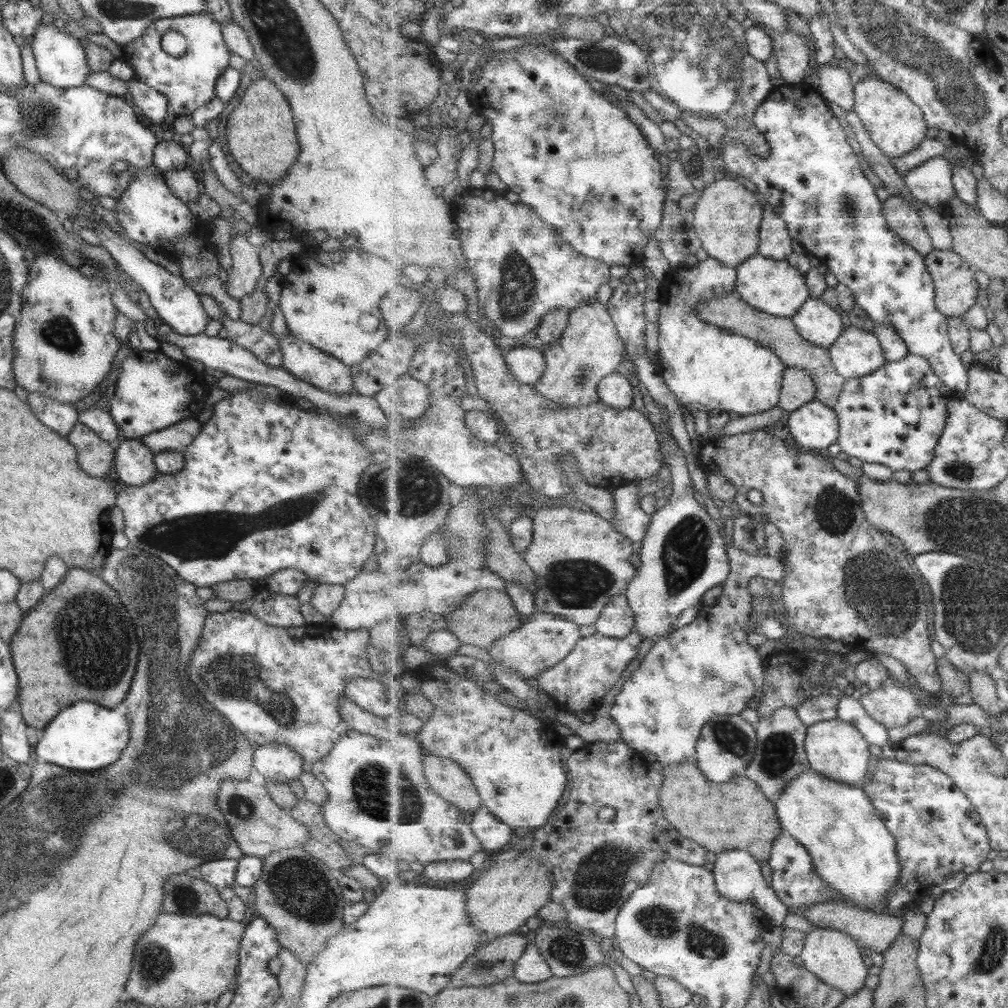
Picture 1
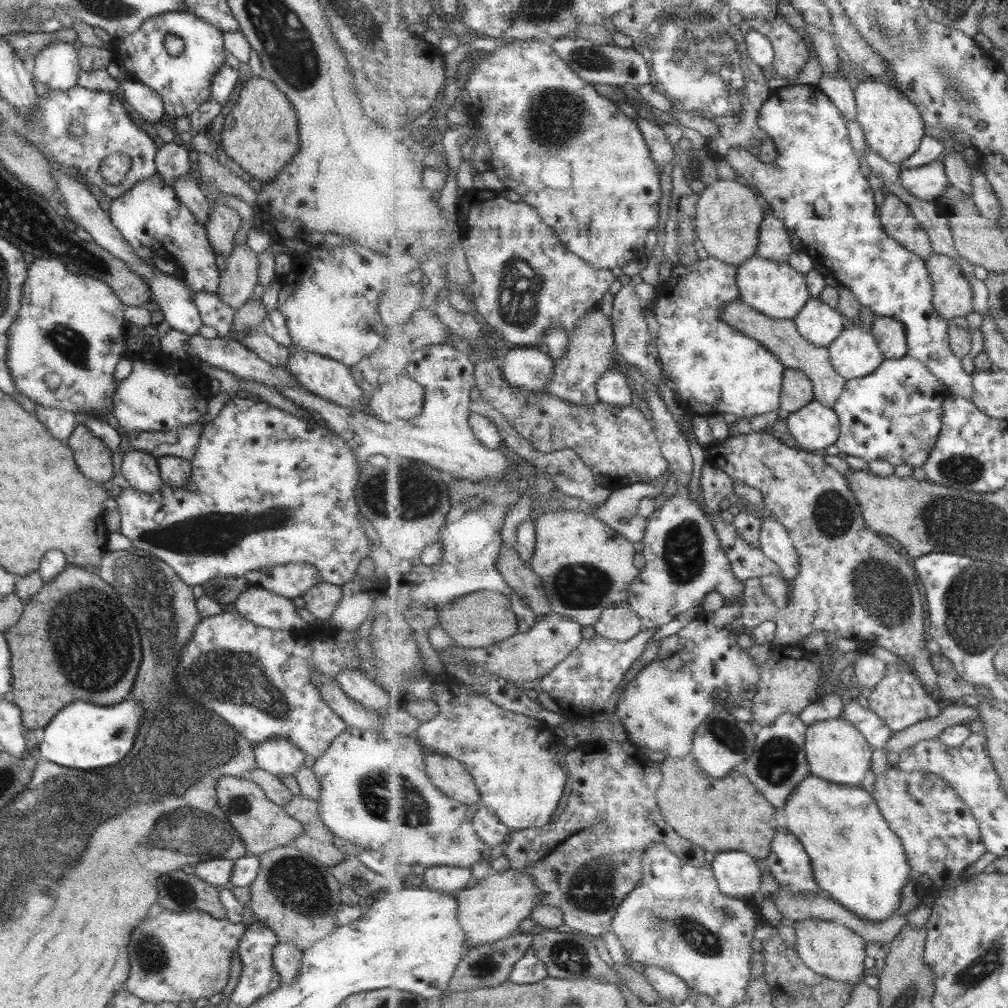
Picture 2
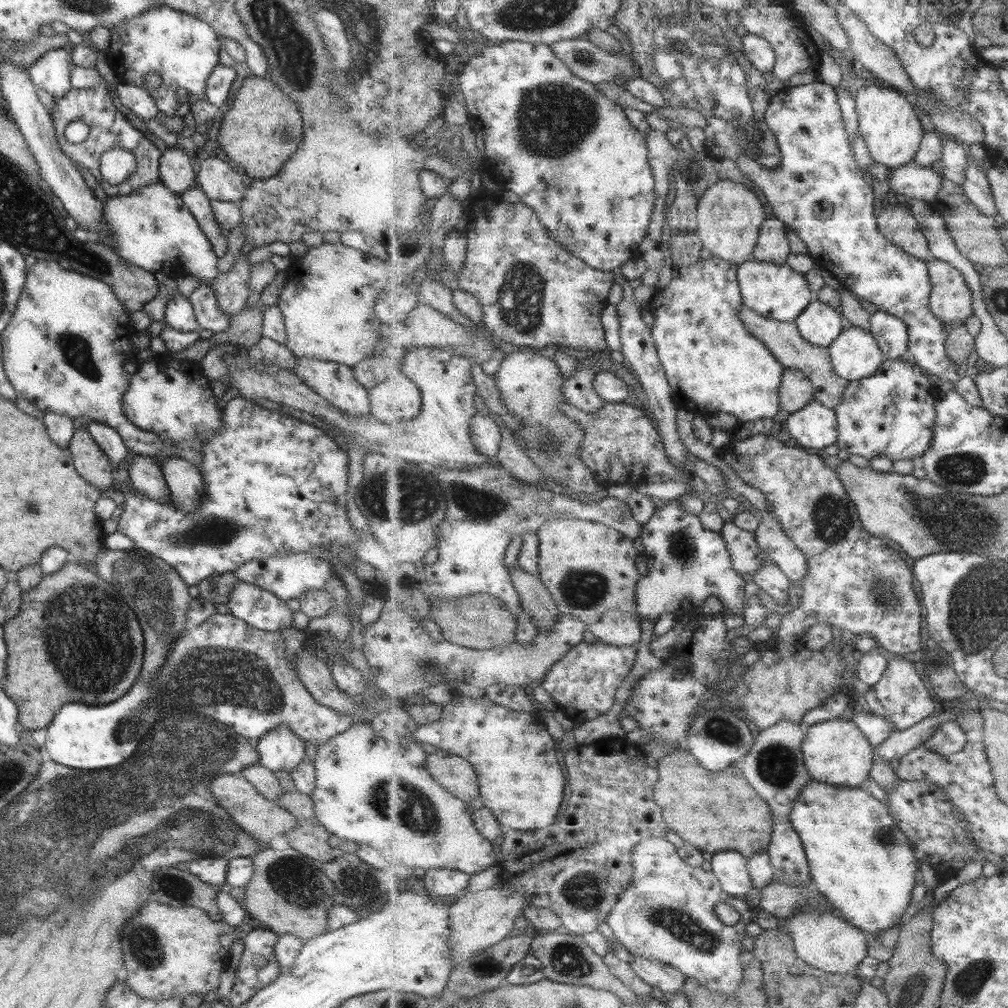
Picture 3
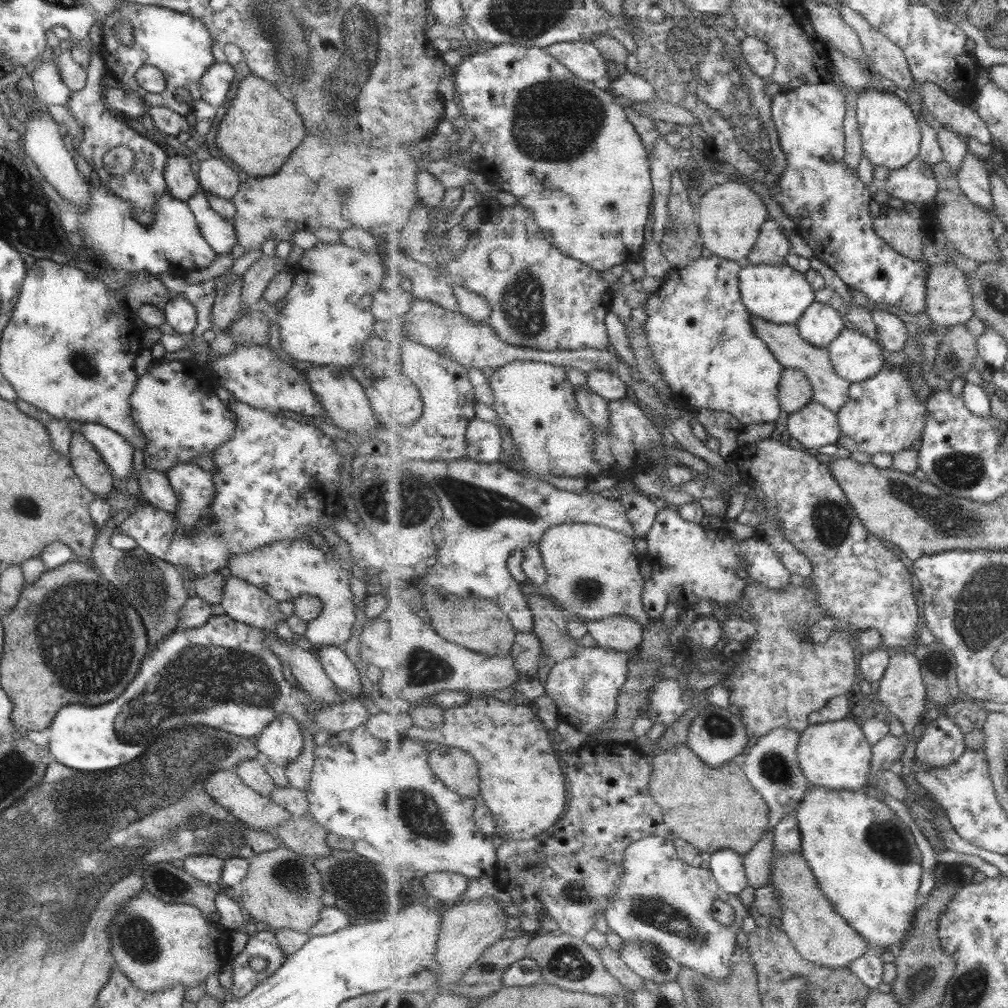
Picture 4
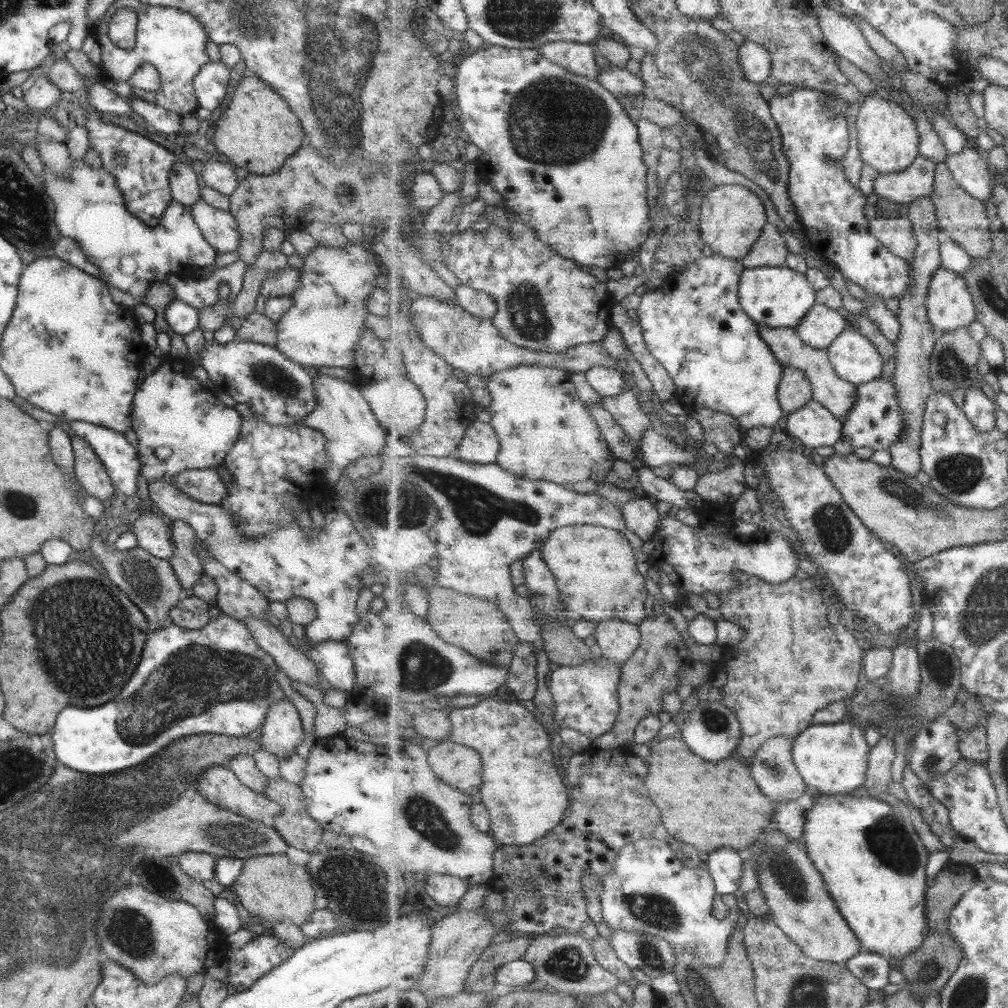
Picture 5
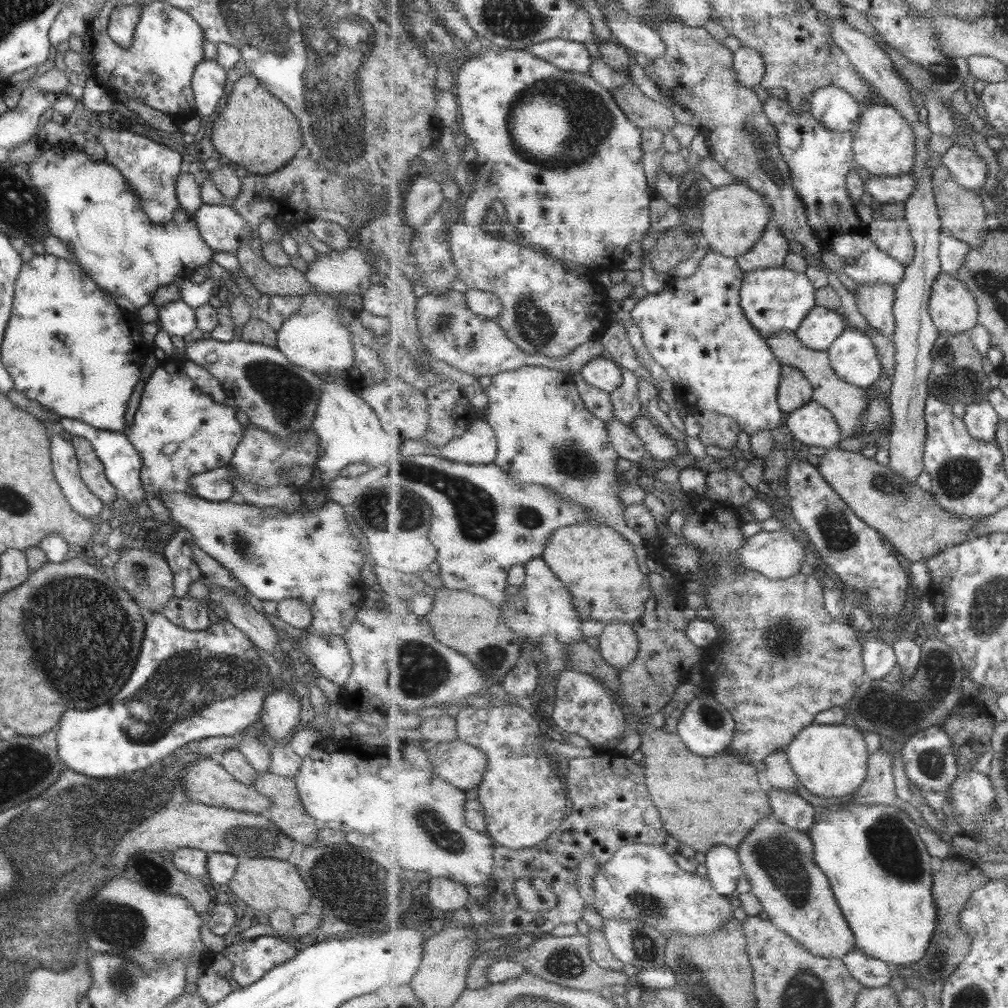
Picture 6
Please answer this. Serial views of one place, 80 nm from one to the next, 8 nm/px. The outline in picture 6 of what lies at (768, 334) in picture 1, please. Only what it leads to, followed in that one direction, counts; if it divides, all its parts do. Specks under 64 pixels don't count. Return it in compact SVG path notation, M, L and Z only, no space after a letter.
M781 331L778 335L771 335L766 341L775 356L778 356L782 365L790 364L803 371L803 374L814 385L814 400L834 413L834 417L845 436L857 436L858 432L862 430L860 428L862 416L868 405L868 392L866 389L839 378L835 369L831 366L828 351L816 351L809 348L802 343L802 340L799 340L796 333Z

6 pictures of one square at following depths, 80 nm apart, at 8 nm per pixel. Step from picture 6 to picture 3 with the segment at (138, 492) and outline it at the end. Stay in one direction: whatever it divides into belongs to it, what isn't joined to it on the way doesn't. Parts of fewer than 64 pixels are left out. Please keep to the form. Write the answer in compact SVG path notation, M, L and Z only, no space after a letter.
M97 421L91 422L83 426L85 430L91 435L91 438L96 442L99 449L104 452L104 455L110 460L113 468L124 466L126 460L131 453L123 445L122 438L118 432L106 424Z

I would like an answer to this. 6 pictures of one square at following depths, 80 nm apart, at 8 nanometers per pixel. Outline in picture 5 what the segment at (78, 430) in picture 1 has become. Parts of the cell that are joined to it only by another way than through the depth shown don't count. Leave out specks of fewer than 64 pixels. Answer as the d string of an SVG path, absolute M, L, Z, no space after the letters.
M77 435L70 437L70 444L73 453L74 477L82 490L85 490L86 494L93 499L100 501L117 495L105 467L89 444Z

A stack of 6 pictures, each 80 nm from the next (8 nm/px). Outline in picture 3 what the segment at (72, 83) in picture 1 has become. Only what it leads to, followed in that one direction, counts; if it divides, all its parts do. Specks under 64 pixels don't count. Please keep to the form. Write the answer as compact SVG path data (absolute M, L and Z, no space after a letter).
M66 49L44 52L26 69L36 88L45 90L54 100L71 89L70 74L74 64L70 53Z

